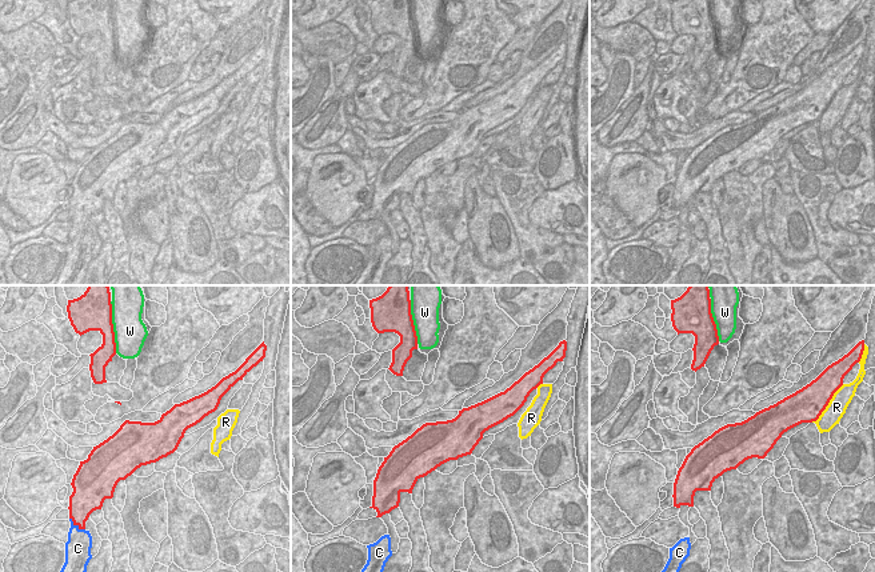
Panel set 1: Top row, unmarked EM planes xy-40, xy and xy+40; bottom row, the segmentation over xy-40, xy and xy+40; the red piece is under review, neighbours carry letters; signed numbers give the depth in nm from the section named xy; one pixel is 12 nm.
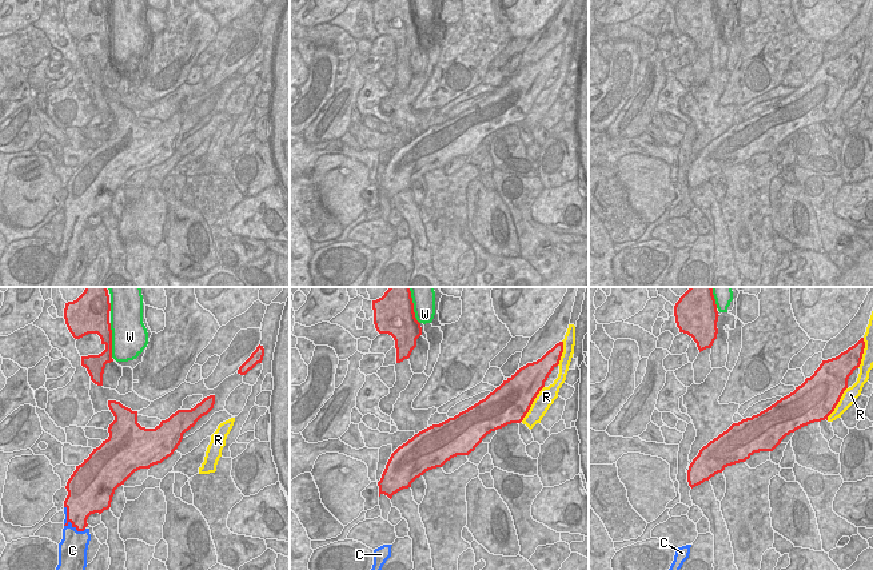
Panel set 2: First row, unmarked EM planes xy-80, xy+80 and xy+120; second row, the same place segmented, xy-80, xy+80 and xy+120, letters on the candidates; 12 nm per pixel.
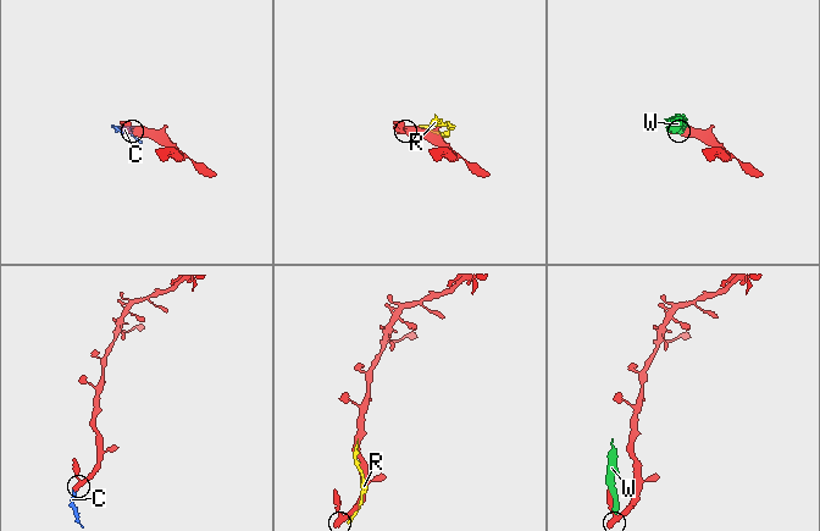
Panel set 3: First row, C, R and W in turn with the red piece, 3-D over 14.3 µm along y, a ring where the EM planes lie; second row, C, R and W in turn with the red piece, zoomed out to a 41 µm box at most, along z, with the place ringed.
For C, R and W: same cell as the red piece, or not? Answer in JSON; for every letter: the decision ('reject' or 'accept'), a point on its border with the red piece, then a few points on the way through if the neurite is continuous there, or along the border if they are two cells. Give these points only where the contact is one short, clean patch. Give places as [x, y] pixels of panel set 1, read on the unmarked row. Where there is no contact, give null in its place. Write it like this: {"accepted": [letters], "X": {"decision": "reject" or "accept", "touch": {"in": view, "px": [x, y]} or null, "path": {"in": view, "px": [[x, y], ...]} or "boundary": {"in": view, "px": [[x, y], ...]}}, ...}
{"accepted": [], "C": {"decision": "reject", "touch": {"in": "xy-40", "px": [76, 226]}, "boundary": {"in": "xy-40", "px": [[70, 219], [84, 231]]}}, "R": {"decision": "reject", "touch": {"in": "xy+40", "px": [827, 106]}}, "W": {"decision": "reject", "touch": {"in": "xy-40", "px": [112, 28]}}}

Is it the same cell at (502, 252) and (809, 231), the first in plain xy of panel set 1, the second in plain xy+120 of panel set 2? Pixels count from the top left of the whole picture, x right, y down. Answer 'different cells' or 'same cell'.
same cell

